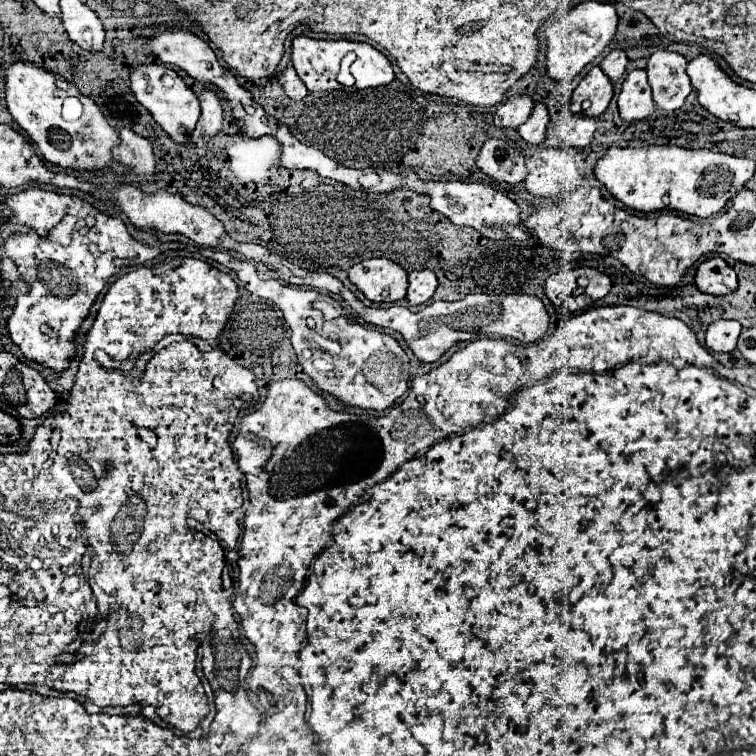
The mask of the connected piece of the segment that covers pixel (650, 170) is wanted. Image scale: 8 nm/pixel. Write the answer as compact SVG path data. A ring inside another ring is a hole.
M651 145L643 149L611 147L595 167L597 181L601 181L617 201L635 211L663 211L673 201L673 211L701 219L719 213L725 203L733 199L739 189L753 177L753 173L755 163L751 159L713 153L707 149L683 149L671 145ZM663 197L667 197L667 201L663 201Z

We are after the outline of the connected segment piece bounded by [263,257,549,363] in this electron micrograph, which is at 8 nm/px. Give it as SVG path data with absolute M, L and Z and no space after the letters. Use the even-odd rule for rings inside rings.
M269 257L269 261L263 261L269 269L277 271L279 277L285 283L297 285L297 287L313 287L325 293L339 295L343 301L349 303L351 309L357 311L359 317L363 317L367 323L375 327L385 327L385 329L395 329L403 335L405 343L409 349L415 353L415 357L423 363L435 363L439 361L451 347L455 347L461 341L475 341L479 337L489 337L489 335L501 335L501 337L511 337L521 343L535 343L547 333L549 327L549 315L535 295L485 295L485 293L475 293L467 295L461 301L433 301L425 305L421 311L413 313L405 307L391 305L391 307L365 307L337 277L329 273L319 273L319 271L305 271L295 265L291 265L287 259L279 257Z

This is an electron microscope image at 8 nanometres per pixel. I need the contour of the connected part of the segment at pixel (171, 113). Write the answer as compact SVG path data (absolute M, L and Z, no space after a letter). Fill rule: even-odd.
M139 65L131 73L131 89L137 101L153 115L153 119L175 143L189 143L187 137L199 121L201 107L197 95L183 83L183 79L173 69L165 65Z

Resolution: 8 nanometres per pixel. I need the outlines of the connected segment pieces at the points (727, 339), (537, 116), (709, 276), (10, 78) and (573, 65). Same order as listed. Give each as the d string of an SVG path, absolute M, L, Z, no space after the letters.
M719 319L707 329L707 347L717 353L731 353L737 349L737 339L741 335L741 325L735 321Z
M537 103L531 117L527 119L527 123L523 123L519 127L519 135L523 141L527 141L531 145L541 145L545 141L547 125L549 125L549 113L543 103Z
M713 257L699 265L695 283L703 293L729 295L737 289L737 275L721 257Z
M19 61L7 69L5 93L9 113L37 143L49 163L77 171L103 171L113 163L111 151L119 145L119 135L103 117L95 101L83 97L73 83L35 63Z
M583 1L573 7L563 19L545 31L547 37L547 75L559 83L571 83L579 71L591 63L613 41L617 31L617 11L611 3Z

